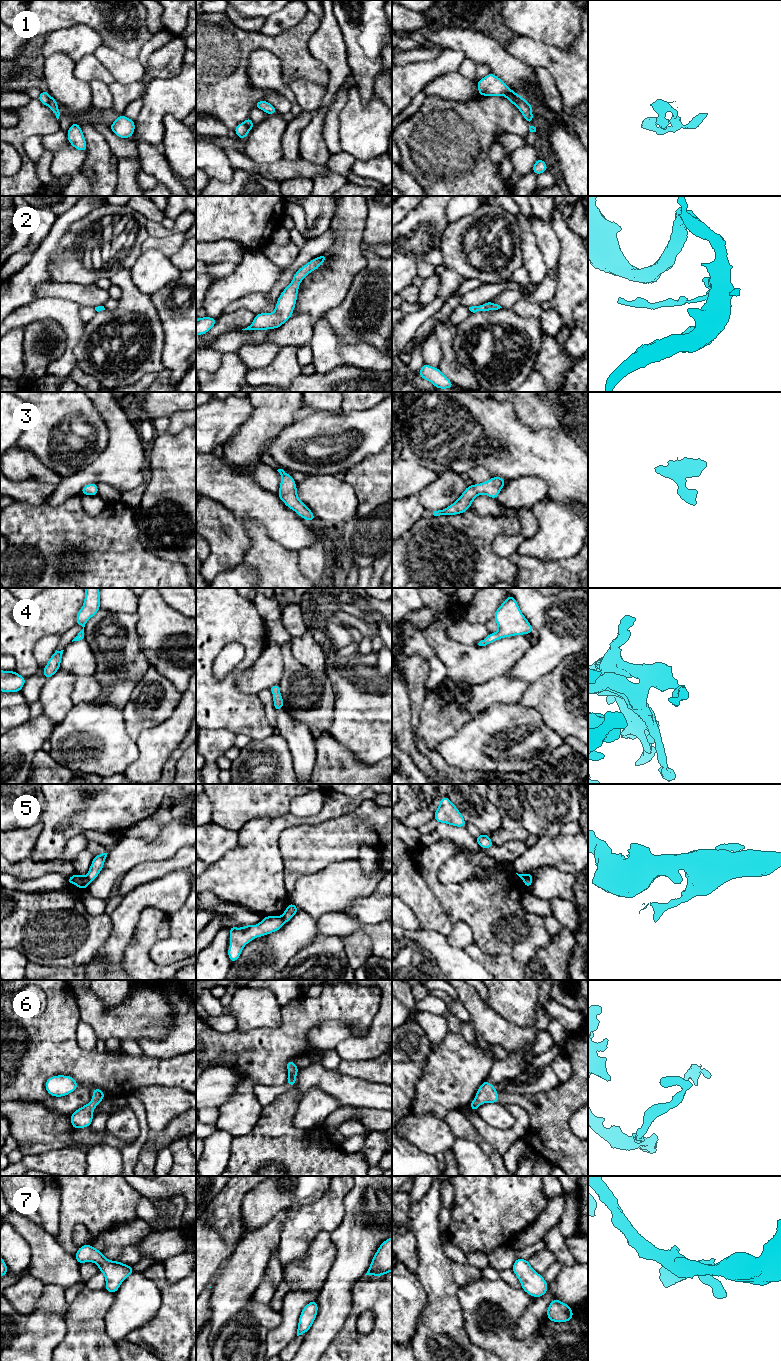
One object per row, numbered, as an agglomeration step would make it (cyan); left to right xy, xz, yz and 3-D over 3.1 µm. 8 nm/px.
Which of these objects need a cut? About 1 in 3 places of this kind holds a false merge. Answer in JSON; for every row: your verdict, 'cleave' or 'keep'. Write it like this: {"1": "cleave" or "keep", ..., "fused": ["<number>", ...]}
{"1": "cleave", "2": "keep", "3": "keep", "4": "keep", "5": "cleave", "6": "keep", "7": "keep", "fused": ["1", "5"]}

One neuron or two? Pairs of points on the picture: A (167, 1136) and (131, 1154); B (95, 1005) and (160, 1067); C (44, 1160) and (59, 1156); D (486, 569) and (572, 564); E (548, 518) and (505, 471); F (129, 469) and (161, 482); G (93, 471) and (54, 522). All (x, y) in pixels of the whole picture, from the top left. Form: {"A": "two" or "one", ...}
{"A": "two", "B": "two", "C": "one", "D": "two", "E": "two", "F": "two", "G": "two"}

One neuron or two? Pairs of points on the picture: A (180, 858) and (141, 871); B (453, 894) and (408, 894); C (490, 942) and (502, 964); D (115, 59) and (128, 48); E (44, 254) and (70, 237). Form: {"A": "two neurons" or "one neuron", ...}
{"A": "one neuron", "B": "two neurons", "C": "two neurons", "D": "two neurons", "E": "two neurons"}

